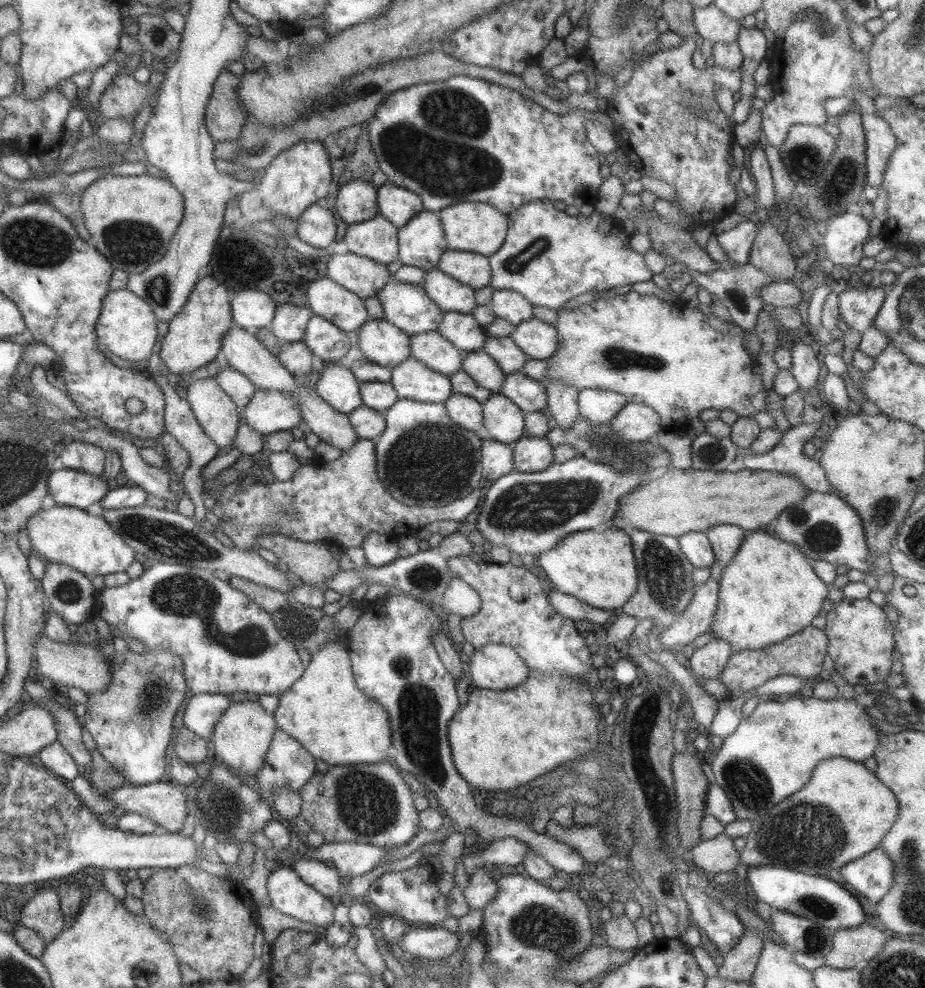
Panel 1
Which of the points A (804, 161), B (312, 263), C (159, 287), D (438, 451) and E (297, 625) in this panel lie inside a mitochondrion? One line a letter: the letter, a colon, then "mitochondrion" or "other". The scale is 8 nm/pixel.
A: mitochondrion
B: other
C: mitochondrion
D: mitochondrion
E: mitochondrion

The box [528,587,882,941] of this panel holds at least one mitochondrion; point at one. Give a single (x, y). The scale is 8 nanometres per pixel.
(790, 835)

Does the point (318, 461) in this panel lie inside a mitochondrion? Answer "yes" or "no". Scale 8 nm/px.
no

